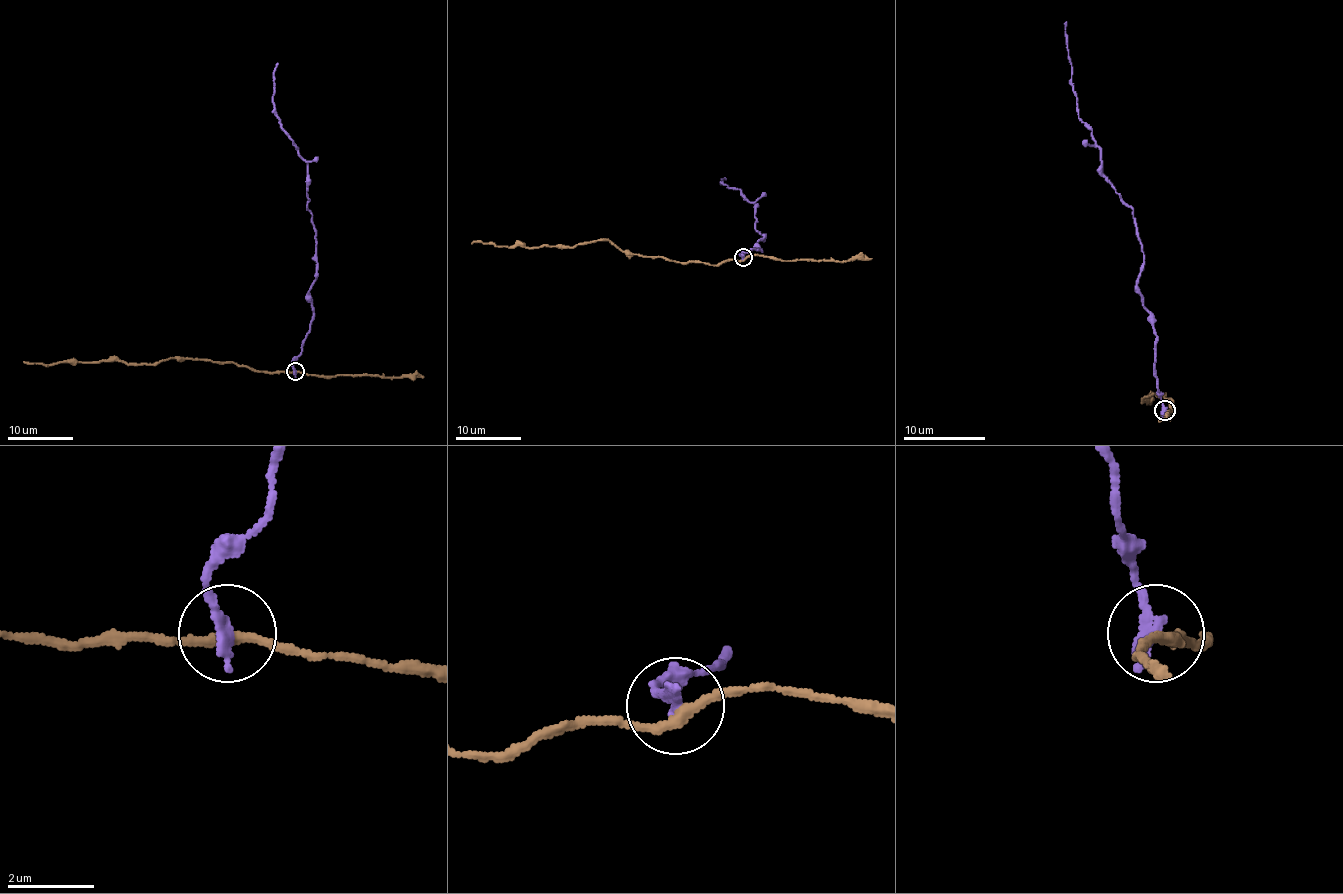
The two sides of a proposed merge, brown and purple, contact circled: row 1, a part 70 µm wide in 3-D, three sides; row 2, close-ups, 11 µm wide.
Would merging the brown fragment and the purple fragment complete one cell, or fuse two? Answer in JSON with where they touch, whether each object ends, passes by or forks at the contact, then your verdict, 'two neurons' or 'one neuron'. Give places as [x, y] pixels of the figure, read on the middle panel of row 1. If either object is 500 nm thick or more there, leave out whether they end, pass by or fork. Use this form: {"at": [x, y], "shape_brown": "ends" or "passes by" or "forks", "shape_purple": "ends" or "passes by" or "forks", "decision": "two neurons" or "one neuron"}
{"at": [743, 257], "shape_brown": "passes by", "shape_purple": "ends", "decision": "two neurons"}

